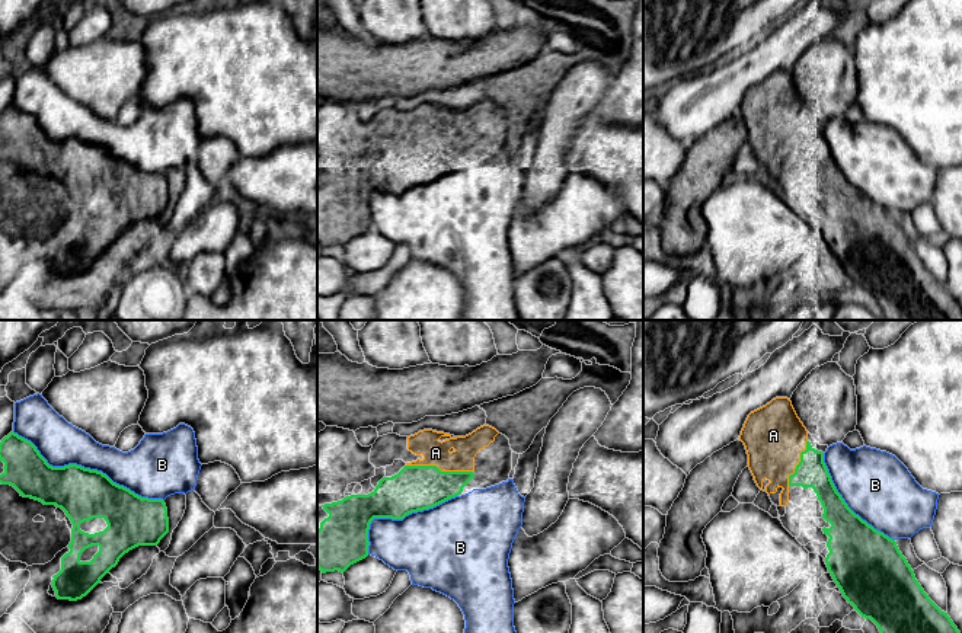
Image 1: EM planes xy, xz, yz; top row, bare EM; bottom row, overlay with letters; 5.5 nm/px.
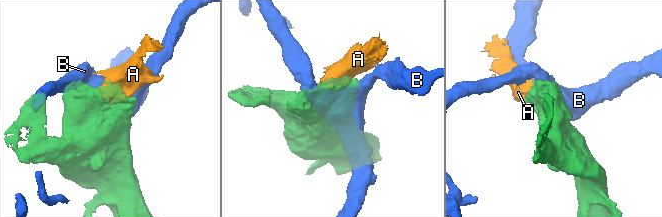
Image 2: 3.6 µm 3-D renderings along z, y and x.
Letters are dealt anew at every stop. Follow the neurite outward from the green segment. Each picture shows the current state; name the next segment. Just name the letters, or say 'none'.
A

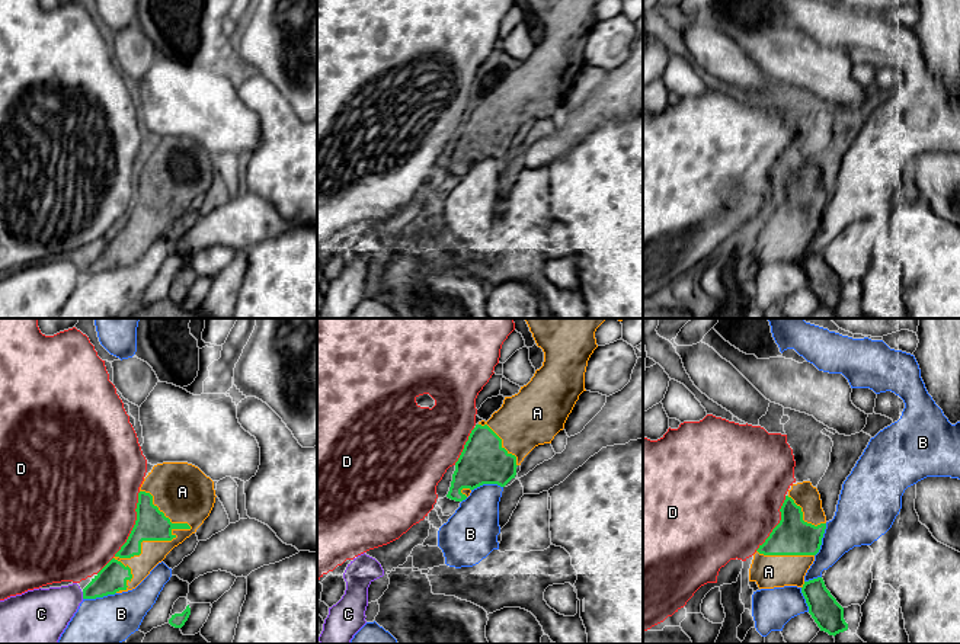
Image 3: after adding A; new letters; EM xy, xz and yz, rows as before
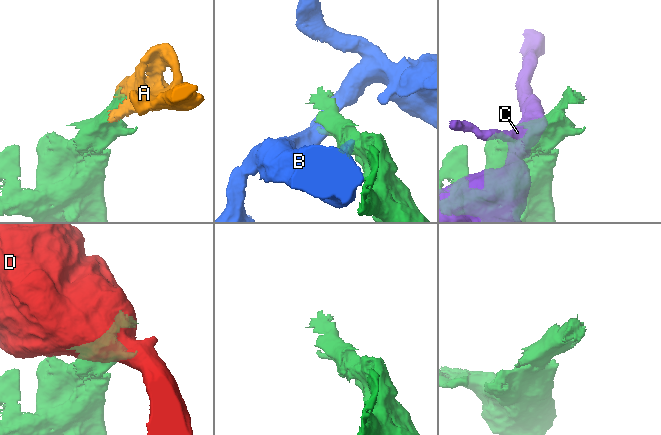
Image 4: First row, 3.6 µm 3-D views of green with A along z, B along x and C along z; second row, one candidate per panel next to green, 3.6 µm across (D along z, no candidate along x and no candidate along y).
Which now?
A

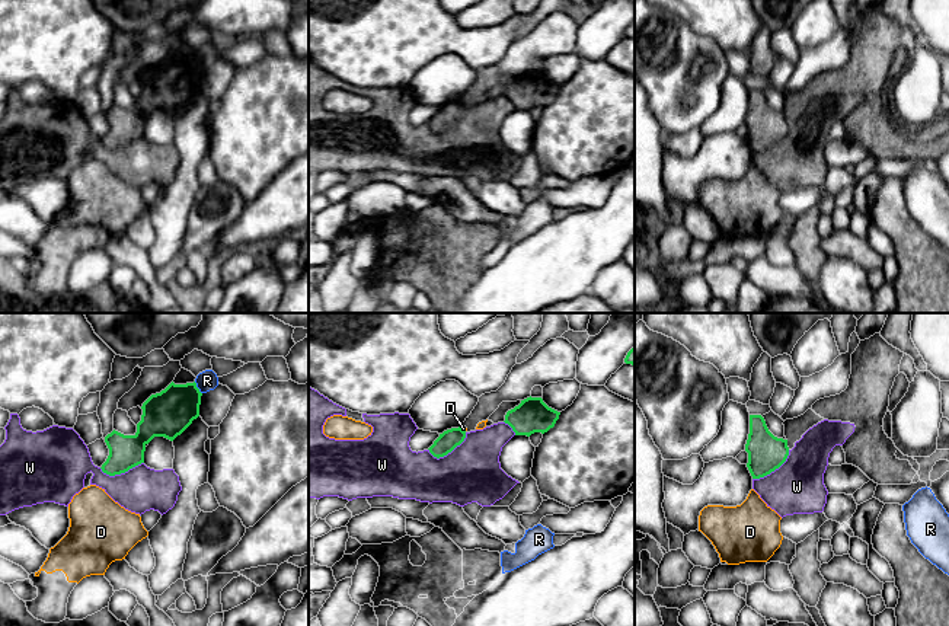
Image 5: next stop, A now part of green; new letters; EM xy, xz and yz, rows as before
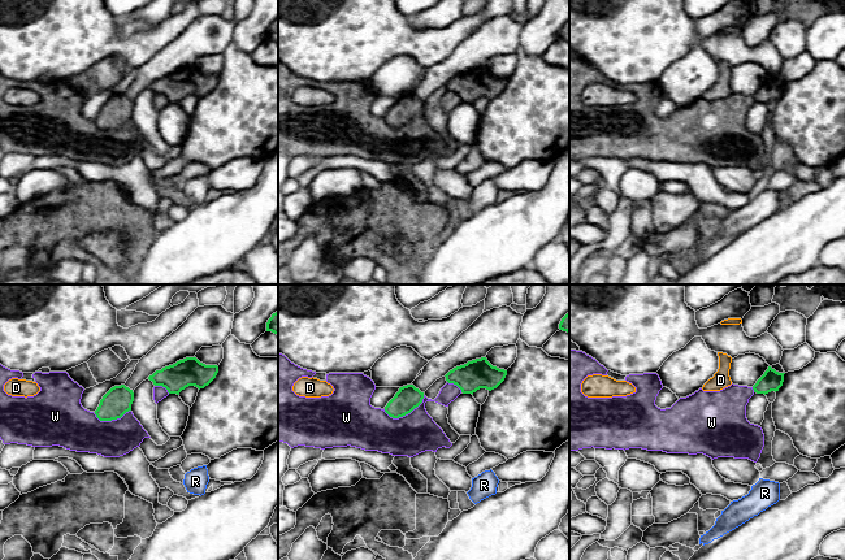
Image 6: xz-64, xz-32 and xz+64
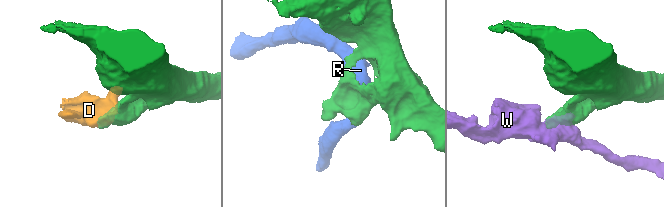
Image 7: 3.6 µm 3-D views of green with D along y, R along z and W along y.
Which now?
none

